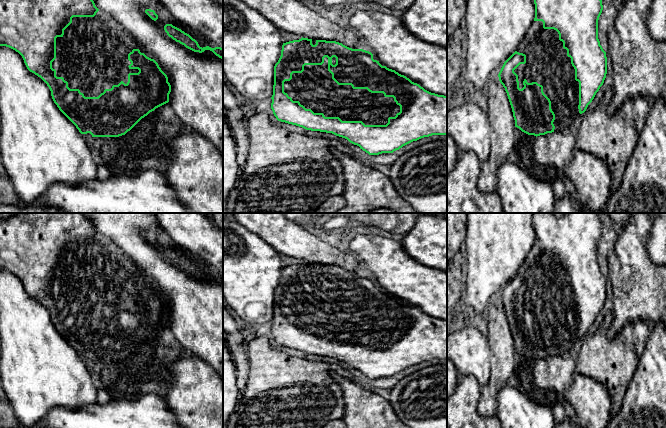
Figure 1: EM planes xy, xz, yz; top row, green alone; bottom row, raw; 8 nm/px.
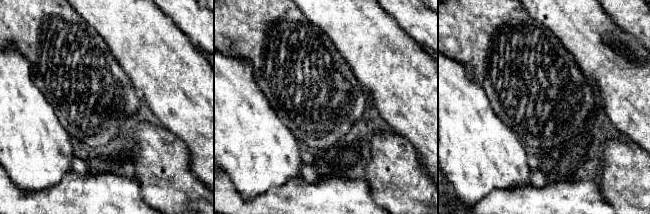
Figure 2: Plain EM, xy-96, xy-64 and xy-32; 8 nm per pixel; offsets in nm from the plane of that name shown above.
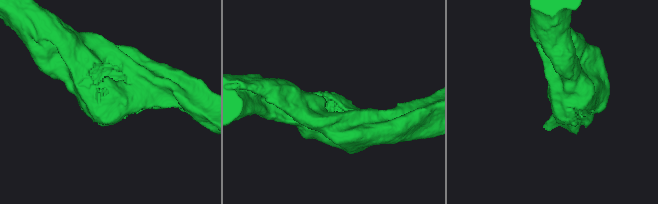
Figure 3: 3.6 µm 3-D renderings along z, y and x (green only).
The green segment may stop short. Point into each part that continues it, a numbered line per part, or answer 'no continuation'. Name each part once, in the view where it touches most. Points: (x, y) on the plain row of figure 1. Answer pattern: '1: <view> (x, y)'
1: xz (314, 312)

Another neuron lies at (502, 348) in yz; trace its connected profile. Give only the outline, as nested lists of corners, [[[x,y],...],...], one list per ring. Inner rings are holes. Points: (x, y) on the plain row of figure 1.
[[[493,301],[486,314],[491,373],[489,382],[482,387],[478,403],[478,413],[482,417],[497,415],[497,394],[508,383],[515,368],[515,344],[505,312],[498,302]]]

